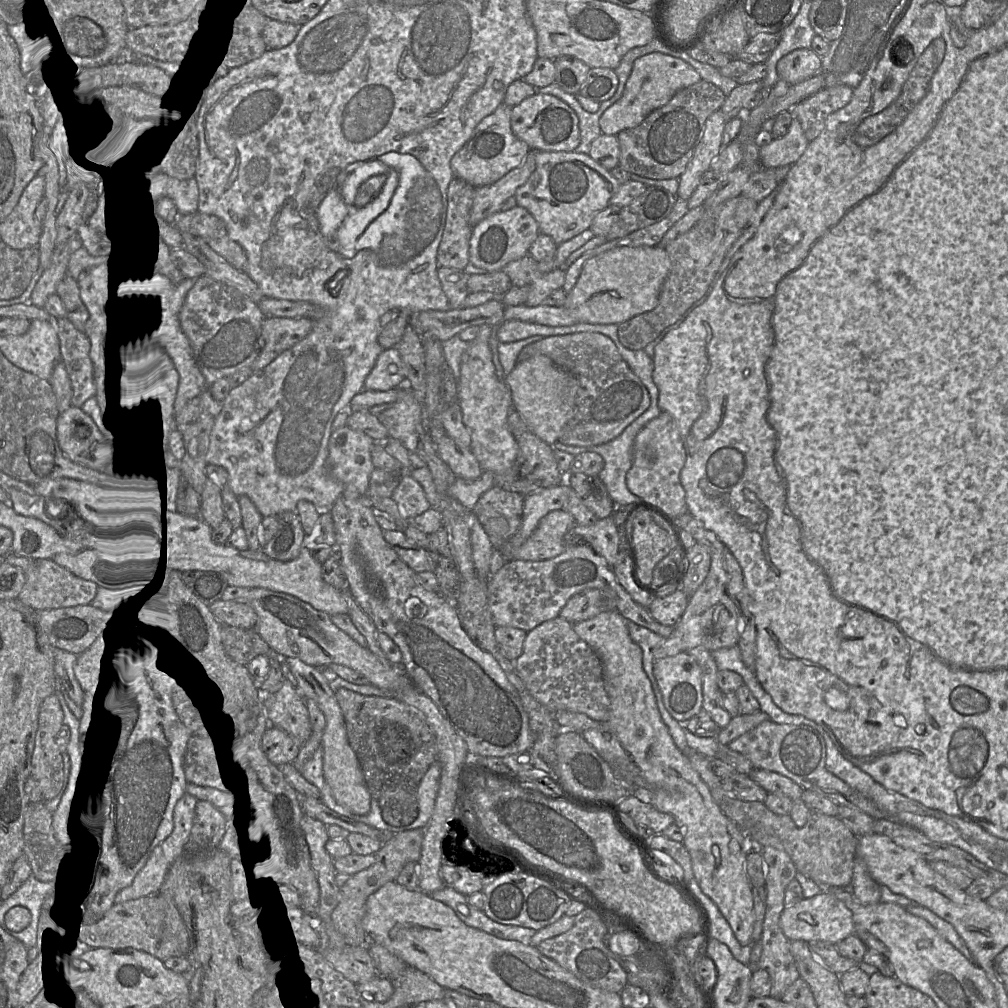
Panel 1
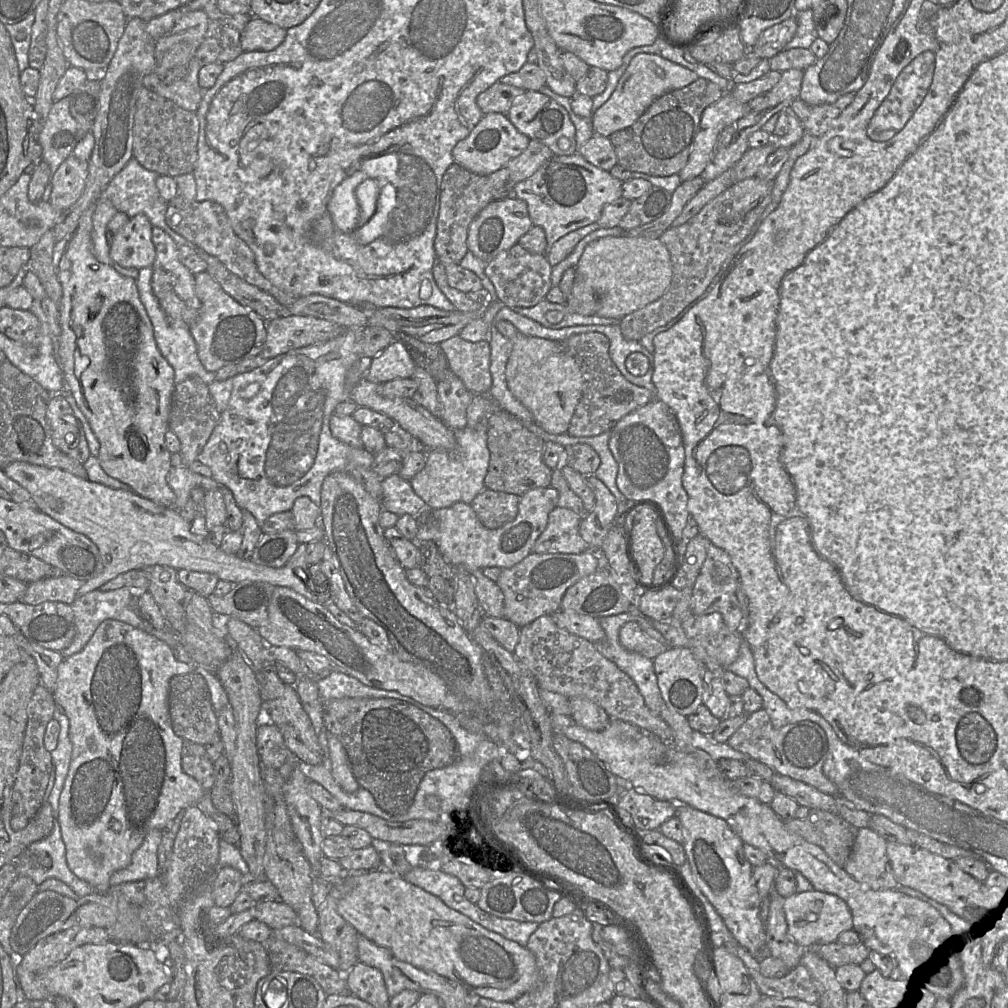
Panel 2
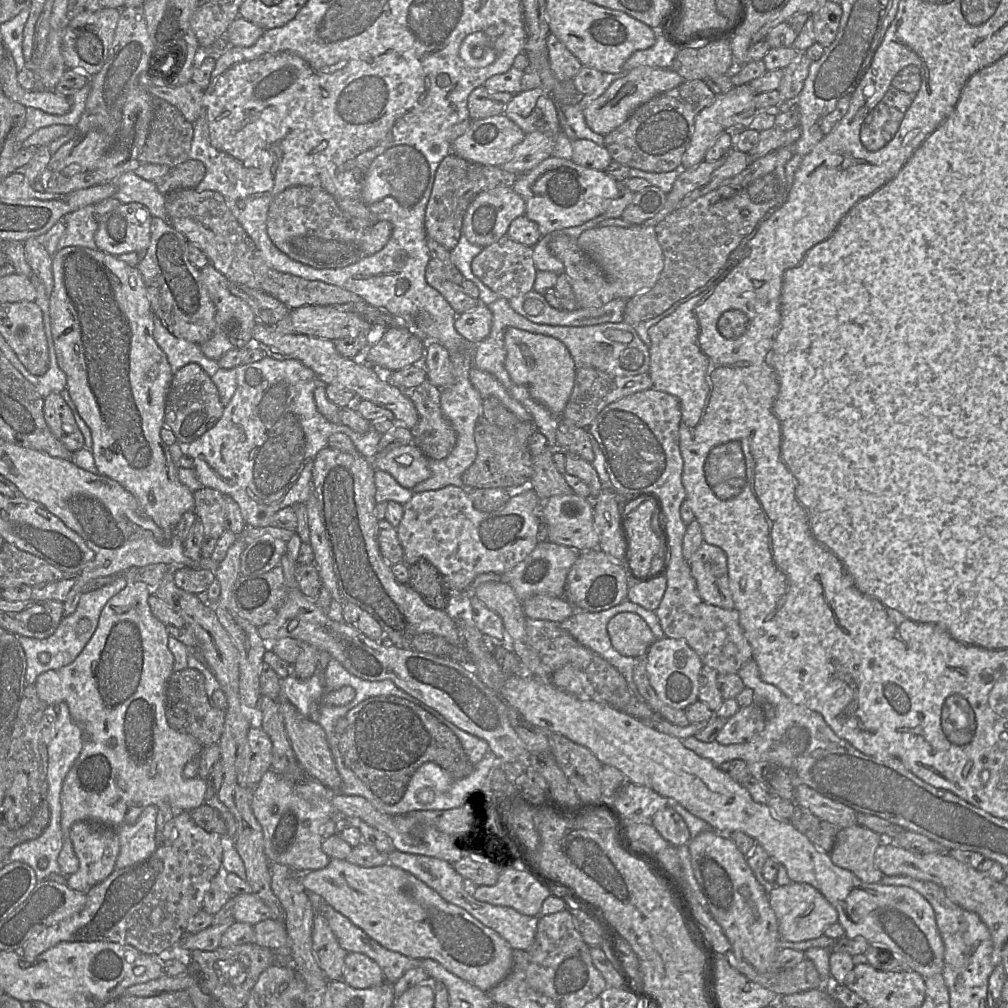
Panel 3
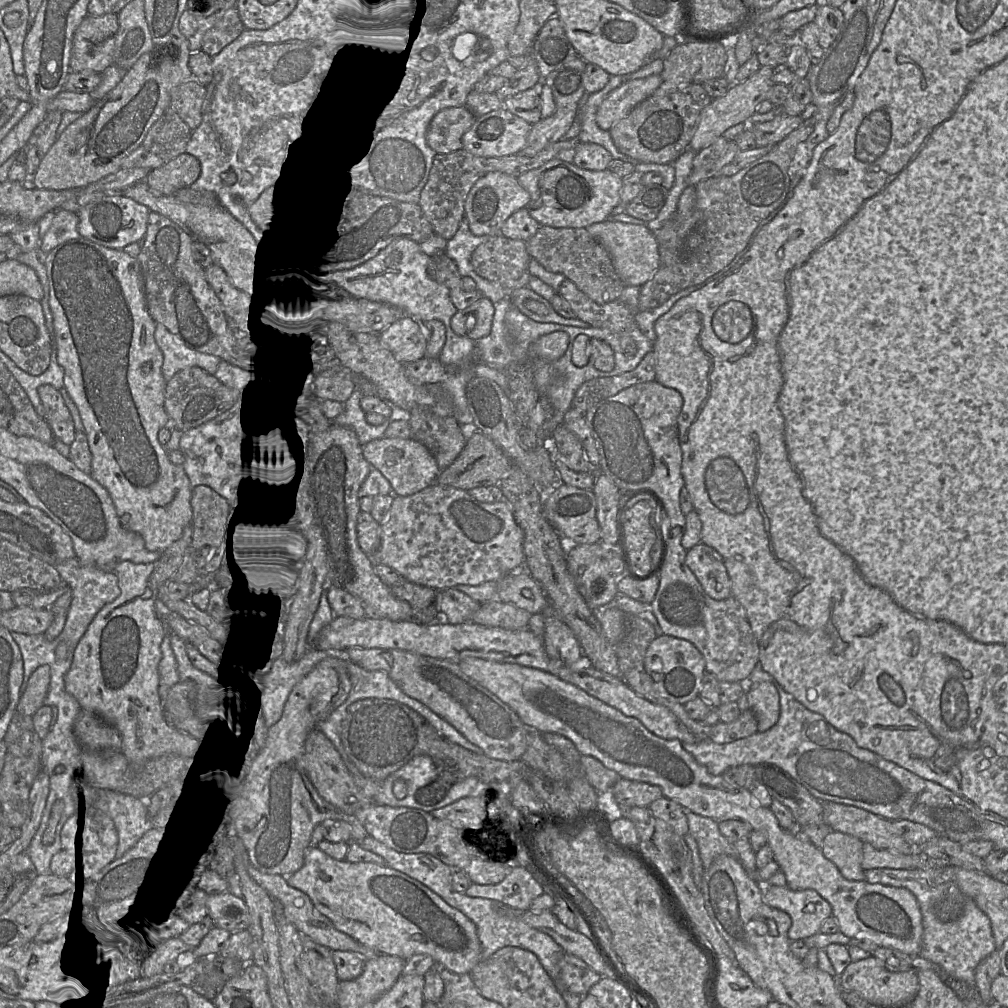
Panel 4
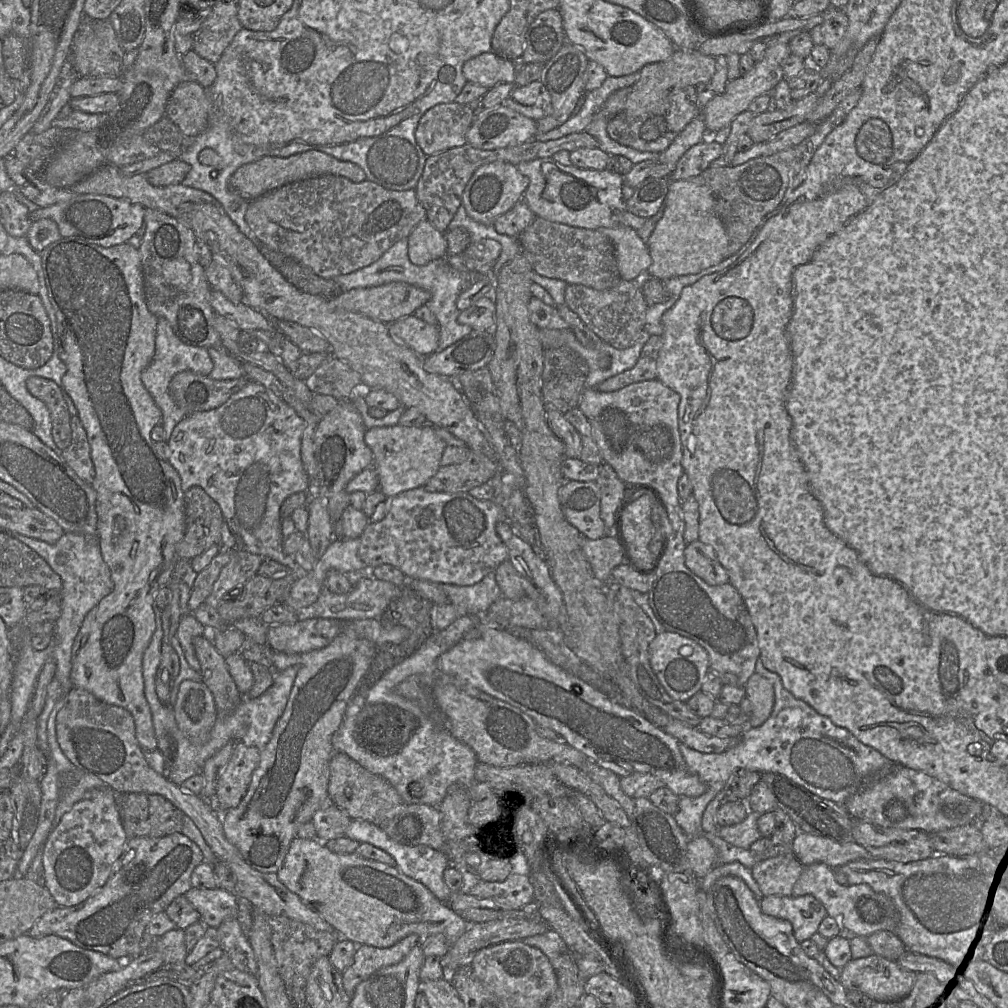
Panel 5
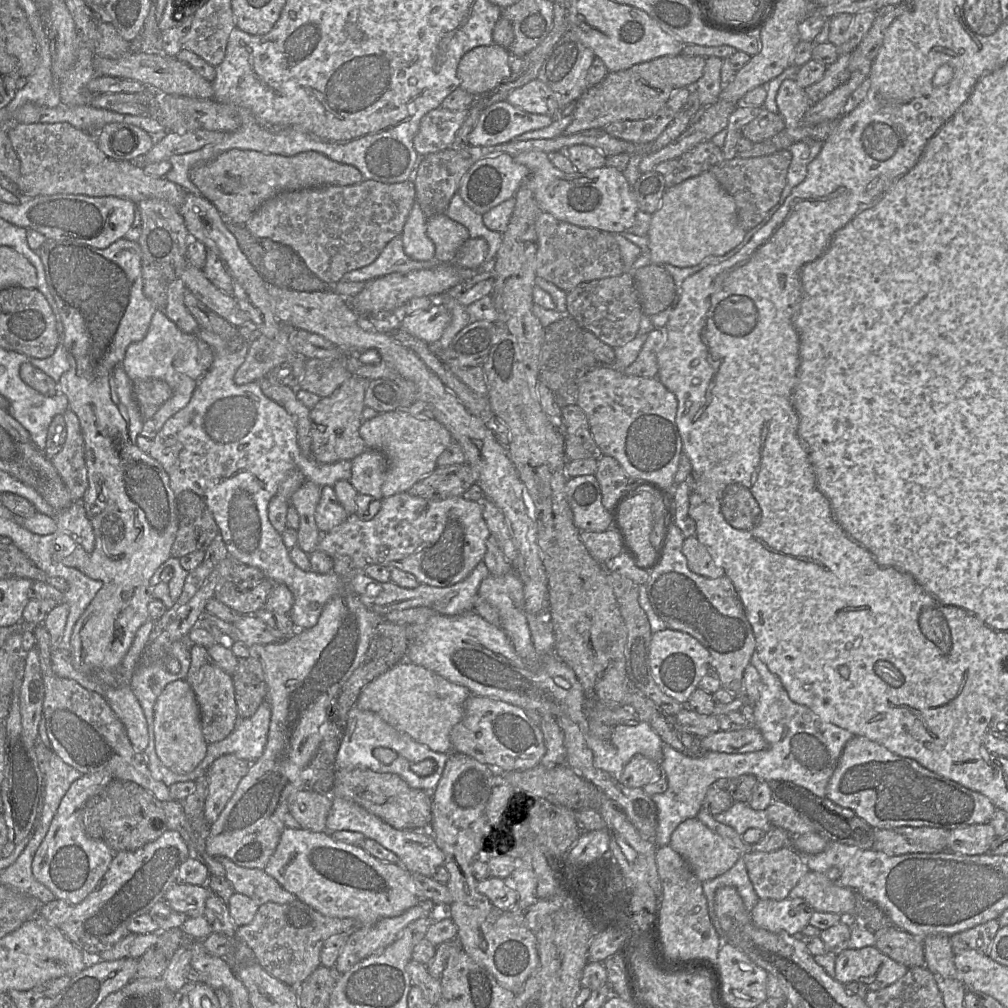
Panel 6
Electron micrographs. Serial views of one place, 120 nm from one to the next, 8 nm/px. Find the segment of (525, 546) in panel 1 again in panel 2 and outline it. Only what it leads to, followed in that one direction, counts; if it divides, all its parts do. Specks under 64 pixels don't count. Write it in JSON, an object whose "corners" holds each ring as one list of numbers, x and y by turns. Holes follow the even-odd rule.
{"corners":[[555,507,548,516,546,528,532,548,538,554,580,554,590,549,579,533,582,516,573,510]]}

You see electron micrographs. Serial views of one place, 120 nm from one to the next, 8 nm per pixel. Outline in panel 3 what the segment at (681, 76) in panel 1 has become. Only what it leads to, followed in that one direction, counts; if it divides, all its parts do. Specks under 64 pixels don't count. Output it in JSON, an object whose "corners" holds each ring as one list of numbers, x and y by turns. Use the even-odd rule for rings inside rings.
{"corners":[[636,67,623,78,615,80,599,98,584,110,586,123,594,132,606,136,622,125,639,106,661,93,680,86,683,82,684,79,670,68]]}

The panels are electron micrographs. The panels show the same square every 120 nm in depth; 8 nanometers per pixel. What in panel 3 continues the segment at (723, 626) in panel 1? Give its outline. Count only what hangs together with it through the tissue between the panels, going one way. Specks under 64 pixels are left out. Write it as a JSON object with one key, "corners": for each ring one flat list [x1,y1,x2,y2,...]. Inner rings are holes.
{"corners":[[703,542,688,564,699,596,704,602,724,609,734,609,727,556,721,548],[622,612,613,616,607,624,607,632,613,648,622,656,644,656,657,640,647,623,637,614]]}

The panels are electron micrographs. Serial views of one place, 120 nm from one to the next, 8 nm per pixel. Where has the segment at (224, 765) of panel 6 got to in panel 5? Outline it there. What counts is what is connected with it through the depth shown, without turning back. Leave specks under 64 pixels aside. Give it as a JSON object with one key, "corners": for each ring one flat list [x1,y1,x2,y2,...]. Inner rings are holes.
{"corners":[[237,742,231,757,218,778,215,797,210,804,215,811,223,815,235,808,244,797,252,773,259,763,260,750]]}

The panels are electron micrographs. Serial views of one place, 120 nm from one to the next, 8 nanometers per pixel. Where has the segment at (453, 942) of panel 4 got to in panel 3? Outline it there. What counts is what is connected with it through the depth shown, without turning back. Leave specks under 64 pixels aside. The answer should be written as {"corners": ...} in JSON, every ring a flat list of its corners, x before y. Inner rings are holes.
{"corners":[[330,859,328,865,322,869,298,874,308,893,319,896,388,950,410,958,434,960,483,992,496,986,511,971,513,949,506,940,464,909,445,901,436,891,405,870,388,863,378,867,361,867,345,859]]}

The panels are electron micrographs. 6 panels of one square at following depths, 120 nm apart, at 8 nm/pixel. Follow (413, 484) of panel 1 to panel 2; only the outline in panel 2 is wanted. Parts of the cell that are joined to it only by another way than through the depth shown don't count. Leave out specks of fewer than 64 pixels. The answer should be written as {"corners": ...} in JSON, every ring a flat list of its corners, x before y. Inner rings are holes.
{"corners":[[391,475,381,481,383,490,381,505,397,516,409,514,415,516,423,508,424,501,414,492,410,481,399,475]]}

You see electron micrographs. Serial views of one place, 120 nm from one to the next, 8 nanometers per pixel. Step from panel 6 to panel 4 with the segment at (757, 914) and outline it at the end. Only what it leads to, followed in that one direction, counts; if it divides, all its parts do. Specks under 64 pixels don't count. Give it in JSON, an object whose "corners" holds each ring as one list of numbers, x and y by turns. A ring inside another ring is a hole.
{"corners":[[764,886,763,902,784,911,791,918,790,941,803,940,819,933,823,922,832,916,830,904,815,890,794,891,786,886]]}

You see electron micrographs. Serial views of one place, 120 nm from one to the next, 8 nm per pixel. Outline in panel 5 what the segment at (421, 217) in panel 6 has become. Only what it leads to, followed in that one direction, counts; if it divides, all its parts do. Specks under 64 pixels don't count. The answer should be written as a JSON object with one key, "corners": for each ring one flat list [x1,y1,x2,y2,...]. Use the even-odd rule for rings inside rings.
{"corners":[[427,219,420,221,407,237,408,256,415,265,426,265,447,256,447,241]]}

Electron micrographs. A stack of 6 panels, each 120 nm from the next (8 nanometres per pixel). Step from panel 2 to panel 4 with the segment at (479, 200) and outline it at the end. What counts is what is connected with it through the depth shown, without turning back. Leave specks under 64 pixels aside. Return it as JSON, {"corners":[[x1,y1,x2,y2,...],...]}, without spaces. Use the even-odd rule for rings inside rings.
{"corners":[[578,138,555,142,534,156,513,154,503,157,480,157,465,149,448,154,437,154,429,172,428,180,423,187,419,205,431,224,434,233,449,240,457,233,460,223,465,217,465,201,473,185,490,172,502,172,518,178,521,174,536,169,557,157,562,150,576,148,580,143]]}

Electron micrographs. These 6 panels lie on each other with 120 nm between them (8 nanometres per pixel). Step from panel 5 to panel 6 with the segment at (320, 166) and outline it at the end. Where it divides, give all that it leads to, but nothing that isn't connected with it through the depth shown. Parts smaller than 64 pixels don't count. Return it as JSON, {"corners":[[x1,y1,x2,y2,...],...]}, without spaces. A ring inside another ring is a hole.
{"corners":[[240,149,228,150,216,159,192,168,189,178,200,194,236,225,245,225,264,202,281,192,328,185,349,186,364,180,354,166,333,161,319,152,282,156]]}

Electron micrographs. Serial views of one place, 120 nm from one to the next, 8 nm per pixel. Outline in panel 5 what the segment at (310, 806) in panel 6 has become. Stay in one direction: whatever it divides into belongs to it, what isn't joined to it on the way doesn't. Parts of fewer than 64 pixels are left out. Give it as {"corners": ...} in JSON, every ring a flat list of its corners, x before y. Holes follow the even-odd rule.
{"corners":[[331,804,315,812,311,822,316,829,318,840,326,842,344,836,351,820,339,807]]}

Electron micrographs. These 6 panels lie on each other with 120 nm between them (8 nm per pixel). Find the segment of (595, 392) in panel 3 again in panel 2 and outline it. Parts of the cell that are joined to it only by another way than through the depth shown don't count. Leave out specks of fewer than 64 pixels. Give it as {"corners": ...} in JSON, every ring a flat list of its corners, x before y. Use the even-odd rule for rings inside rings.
{"corners":[[599,332,576,334,561,343,575,359,582,375,582,395,566,433,573,437,591,437,611,431,625,415,651,401,651,392,628,381,609,356,609,339]]}

